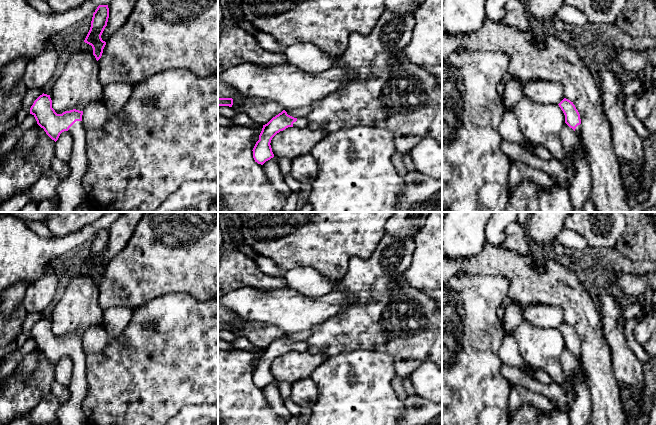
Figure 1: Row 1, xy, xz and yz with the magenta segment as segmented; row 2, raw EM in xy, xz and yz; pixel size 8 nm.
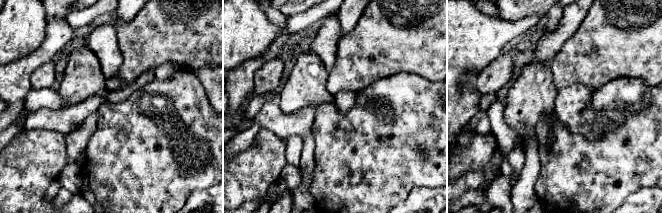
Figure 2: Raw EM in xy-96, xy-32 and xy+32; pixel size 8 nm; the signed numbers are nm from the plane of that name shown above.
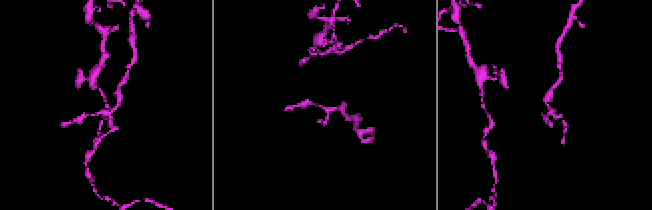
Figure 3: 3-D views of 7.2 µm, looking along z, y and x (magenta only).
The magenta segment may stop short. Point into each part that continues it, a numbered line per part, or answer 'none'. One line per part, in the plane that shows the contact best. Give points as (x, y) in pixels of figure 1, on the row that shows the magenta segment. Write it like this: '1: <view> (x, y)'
1: xy (70, 191)

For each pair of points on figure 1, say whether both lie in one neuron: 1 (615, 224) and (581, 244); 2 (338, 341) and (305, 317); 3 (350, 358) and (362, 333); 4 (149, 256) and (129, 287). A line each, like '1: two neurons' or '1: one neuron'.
1: two neurons
2: two neurons
3: two neurons
4: one neuron

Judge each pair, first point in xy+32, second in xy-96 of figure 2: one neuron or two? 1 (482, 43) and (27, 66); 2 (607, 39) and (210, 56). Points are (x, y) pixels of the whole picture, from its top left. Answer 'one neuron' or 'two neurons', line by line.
1: two neurons
2: one neuron

